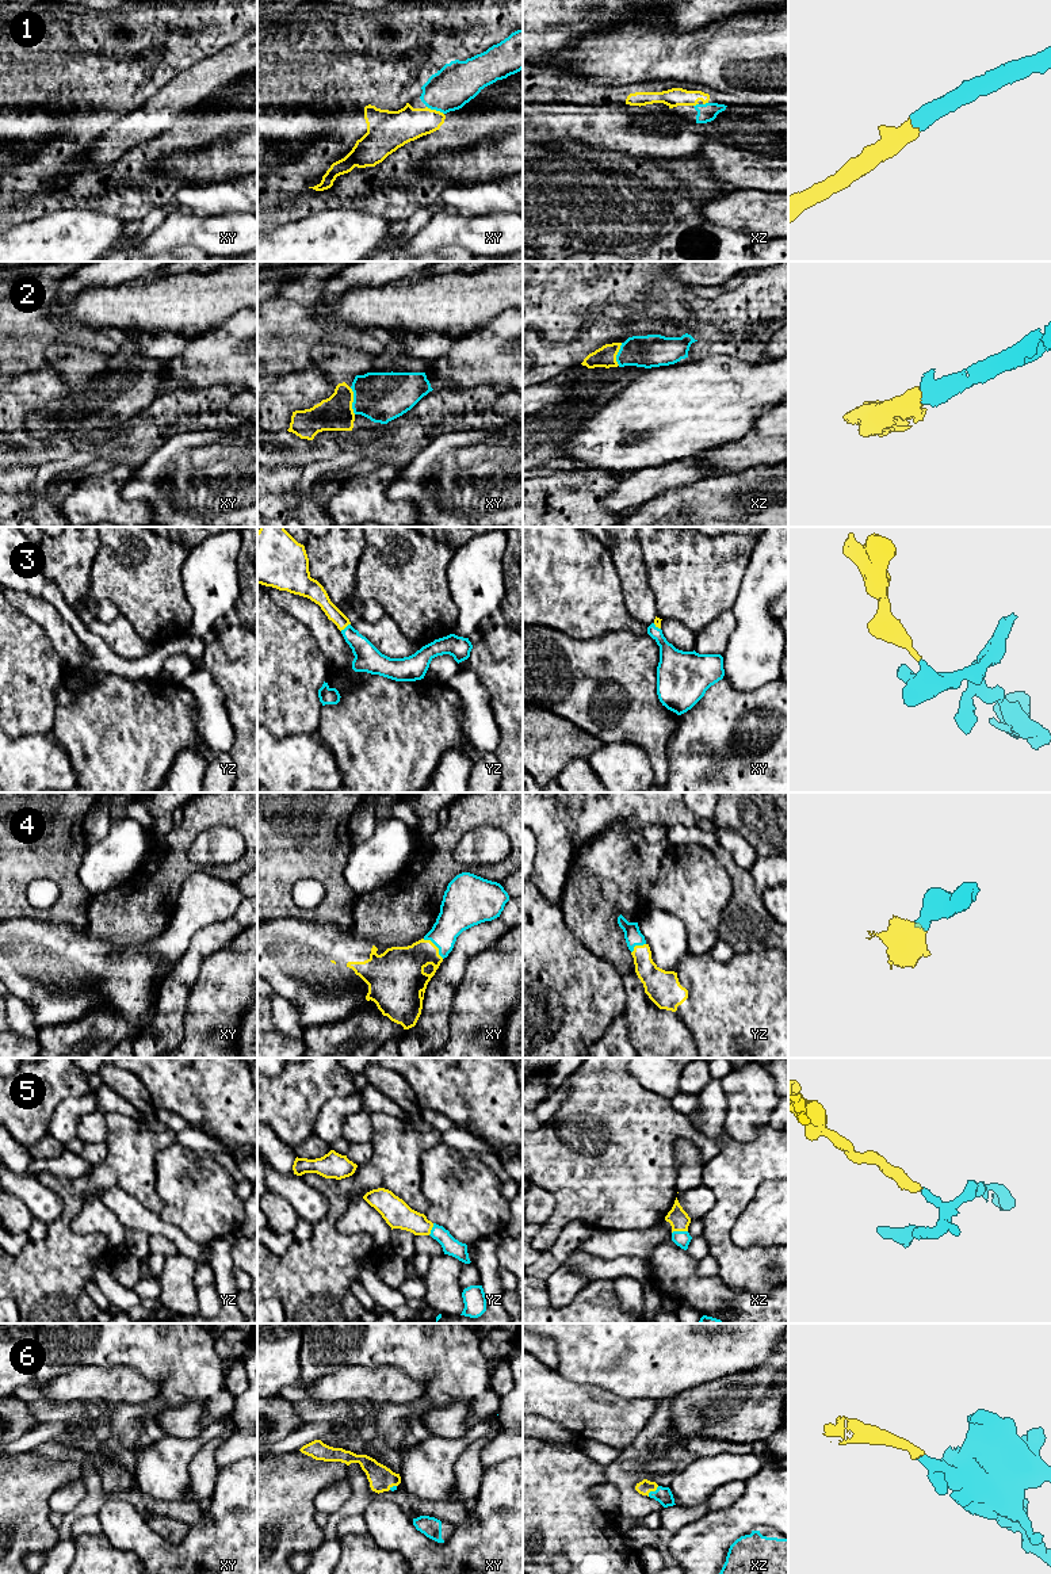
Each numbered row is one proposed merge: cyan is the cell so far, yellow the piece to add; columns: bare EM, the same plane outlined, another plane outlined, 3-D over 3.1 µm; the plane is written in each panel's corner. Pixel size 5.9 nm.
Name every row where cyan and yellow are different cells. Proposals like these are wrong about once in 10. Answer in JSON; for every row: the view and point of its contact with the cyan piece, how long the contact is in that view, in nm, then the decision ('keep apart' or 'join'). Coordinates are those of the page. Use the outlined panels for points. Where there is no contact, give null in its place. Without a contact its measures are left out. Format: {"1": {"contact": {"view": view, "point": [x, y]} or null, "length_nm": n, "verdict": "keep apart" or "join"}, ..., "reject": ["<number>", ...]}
{"1": {"contact": {"view": "xy", "point": [435, 109]}, "length_nm": 120, "verdict": "join"}, "2": {"contact": {"view": "xy", "point": [354, 401]}, "length_nm": 160, "verdict": "join"}, "3": {"contact": {"view": "yz", "point": [346, 627]}, "length_nm": 80, "verdict": "join"}, "4": {"contact": {"view": "xy", "point": [435, 944]}, "length_nm": 170, "verdict": "join"}, "5": {"contact": {"view": "xz", "point": [679, 1231]}, "length_nm": 100, "verdict": "join"}, "6": {"contact": {"view": "xz", "point": [652, 1492]}, "length_nm": 90, "verdict": "join"}, "reject": []}

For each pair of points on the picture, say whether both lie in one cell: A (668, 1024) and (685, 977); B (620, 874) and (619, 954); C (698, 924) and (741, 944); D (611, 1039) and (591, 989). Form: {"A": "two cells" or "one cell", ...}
{"A": "two cells", "B": "one cell", "C": "two cells", "D": "two cells"}

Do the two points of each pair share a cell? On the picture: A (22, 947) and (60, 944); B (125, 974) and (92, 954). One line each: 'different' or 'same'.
A: same
B: same

